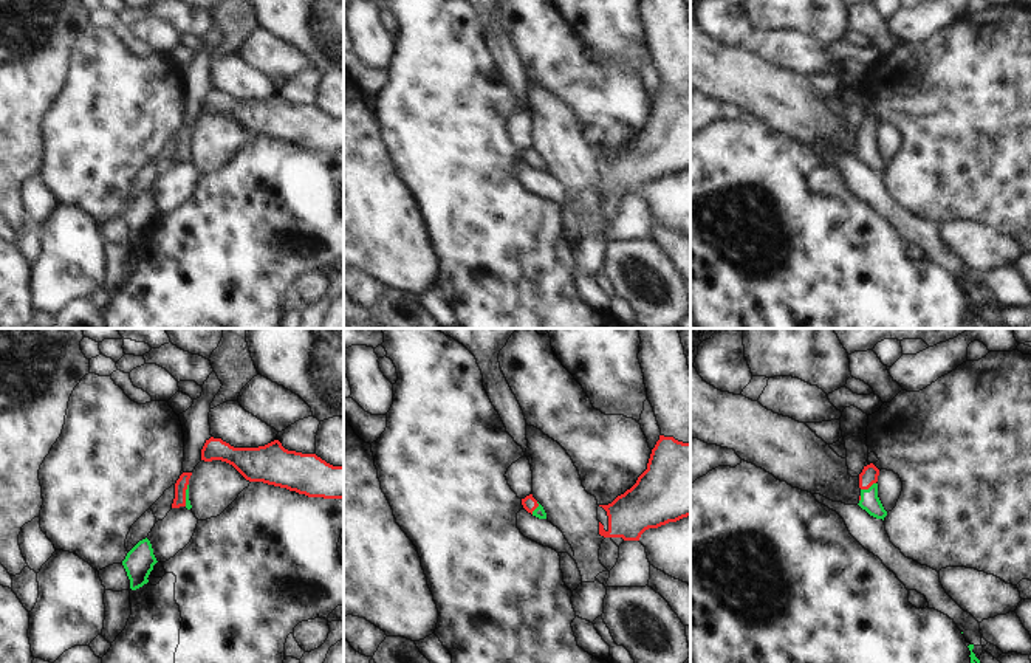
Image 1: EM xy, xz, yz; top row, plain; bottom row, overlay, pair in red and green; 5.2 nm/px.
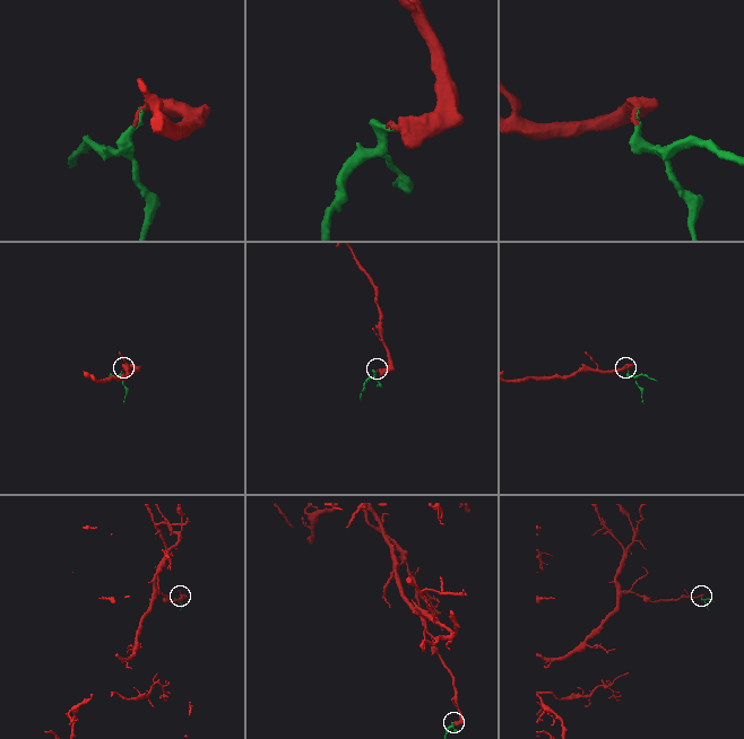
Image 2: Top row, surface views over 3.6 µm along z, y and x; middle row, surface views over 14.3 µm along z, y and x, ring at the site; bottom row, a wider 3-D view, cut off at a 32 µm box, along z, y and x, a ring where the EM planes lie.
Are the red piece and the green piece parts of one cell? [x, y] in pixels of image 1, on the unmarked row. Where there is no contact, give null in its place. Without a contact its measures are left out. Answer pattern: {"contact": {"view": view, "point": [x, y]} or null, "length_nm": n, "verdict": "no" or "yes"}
{"contact": {"view": "yz", "point": [867, 141]}, "length_nm": 90, "verdict": "yes"}

